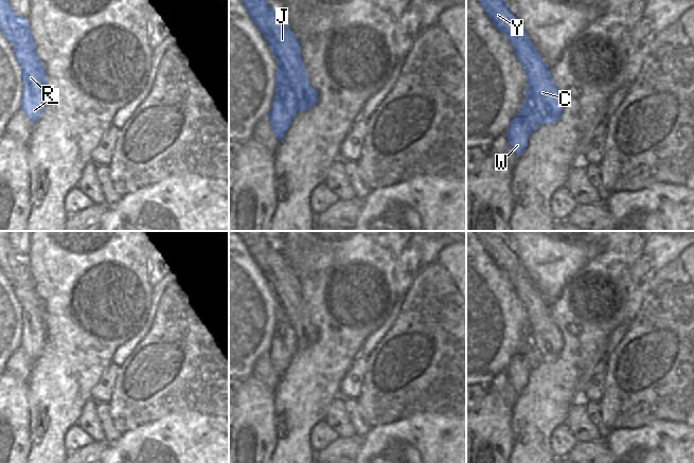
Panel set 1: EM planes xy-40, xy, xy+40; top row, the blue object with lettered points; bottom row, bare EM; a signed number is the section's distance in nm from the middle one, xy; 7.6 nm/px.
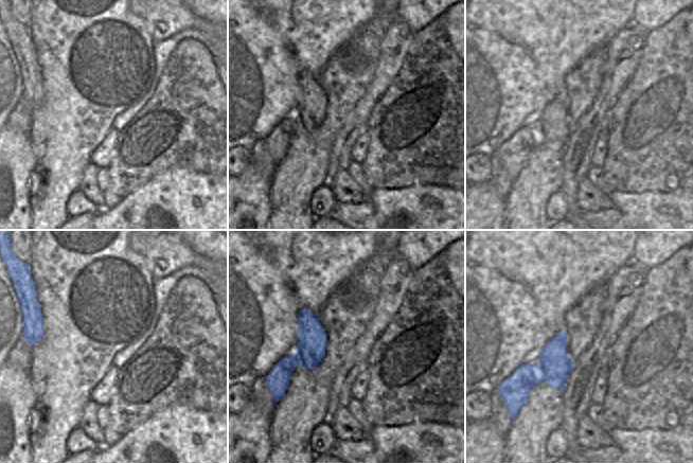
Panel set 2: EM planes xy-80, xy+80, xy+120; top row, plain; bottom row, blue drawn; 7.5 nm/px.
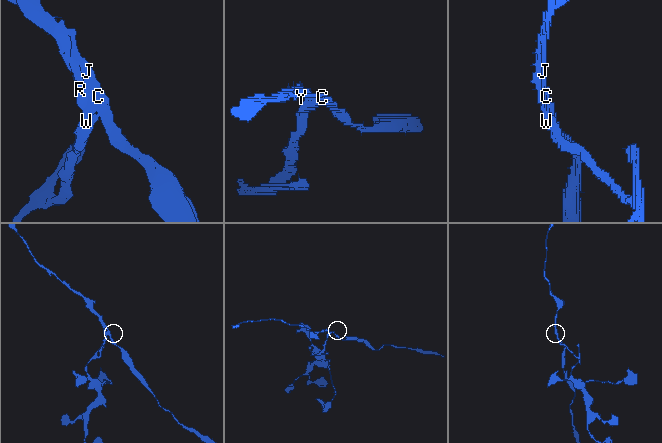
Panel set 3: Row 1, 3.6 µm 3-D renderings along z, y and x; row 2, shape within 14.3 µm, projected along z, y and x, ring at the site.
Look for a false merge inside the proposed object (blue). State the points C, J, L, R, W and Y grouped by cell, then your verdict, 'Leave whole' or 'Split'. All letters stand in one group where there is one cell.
Groups: C J Y / L R W. Split

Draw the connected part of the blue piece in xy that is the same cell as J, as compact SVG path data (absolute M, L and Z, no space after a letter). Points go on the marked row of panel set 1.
M239 0L256 28L264 33L264 38L297 95L299 111L313 107L318 93L312 87L303 59L300 42L280 15L266 0Z

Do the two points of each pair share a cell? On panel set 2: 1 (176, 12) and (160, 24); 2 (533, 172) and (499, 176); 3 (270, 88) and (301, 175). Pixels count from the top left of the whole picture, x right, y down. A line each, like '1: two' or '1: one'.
1: one
2: two
3: two

